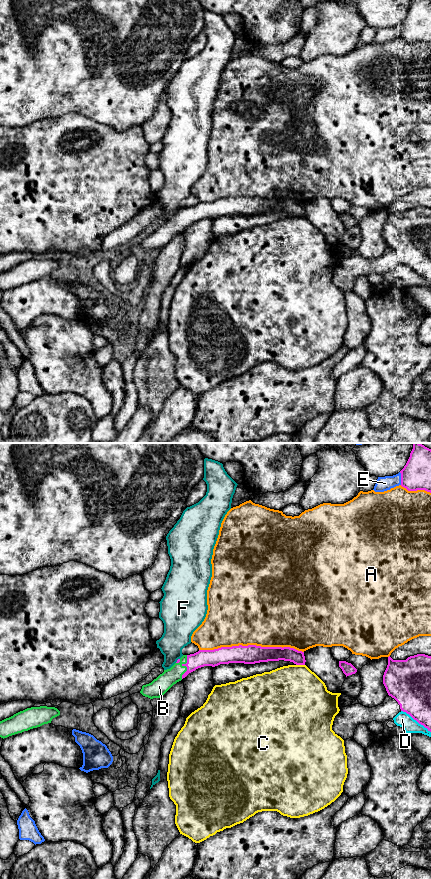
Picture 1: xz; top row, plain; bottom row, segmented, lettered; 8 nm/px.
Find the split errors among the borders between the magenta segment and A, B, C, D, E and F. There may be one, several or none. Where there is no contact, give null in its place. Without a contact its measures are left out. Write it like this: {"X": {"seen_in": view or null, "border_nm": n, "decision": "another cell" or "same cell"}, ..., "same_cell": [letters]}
{"A": {"seen_in": "xz", "border_nm": 850, "decision": "another cell"}, "B": {"seen_in": "xz", "border_nm": 200, "decision": "same cell"}, "C": {"seen_in": "xz", "border_nm": 70, "decision": "another cell"}, "D": {"seen_in": "xz", "border_nm": 300, "decision": "another cell"}, "E": {"seen_in": "xz", "border_nm": 110, "decision": "another cell"}, "F": {"seen_in": "xz", "border_nm": 50, "decision": "another cell"}, "same_cell": ["B"]}

